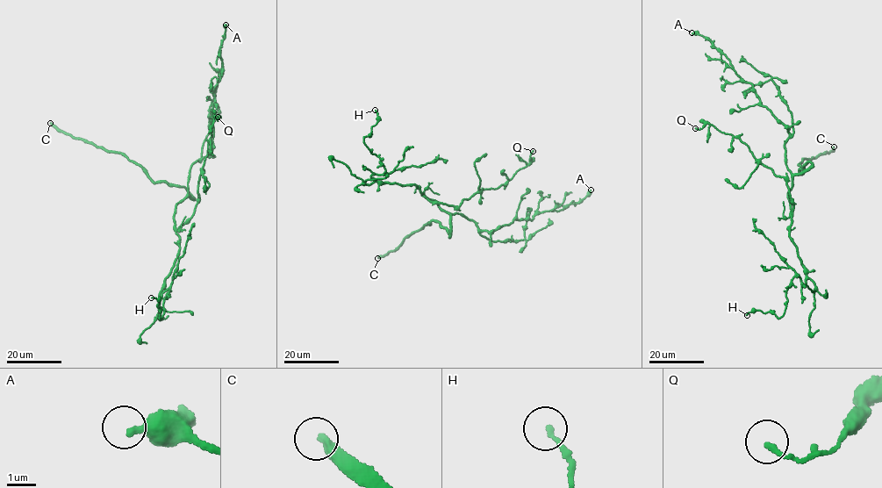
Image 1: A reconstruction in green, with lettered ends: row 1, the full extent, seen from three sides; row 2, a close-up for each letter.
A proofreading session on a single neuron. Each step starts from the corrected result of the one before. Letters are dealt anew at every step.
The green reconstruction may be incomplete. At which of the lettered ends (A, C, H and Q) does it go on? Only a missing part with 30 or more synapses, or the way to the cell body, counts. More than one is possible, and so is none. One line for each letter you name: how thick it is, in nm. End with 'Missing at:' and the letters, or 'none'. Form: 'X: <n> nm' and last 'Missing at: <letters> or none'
C: 280 nm
Missing at: C

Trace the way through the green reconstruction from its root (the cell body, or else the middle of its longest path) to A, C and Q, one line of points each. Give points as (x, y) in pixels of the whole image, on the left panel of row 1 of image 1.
A: (181, 201), (187, 193), (191, 165), (210, 154), (212, 147), (212, 94), (219, 79), (218, 53), (225, 25)
C: (181, 201), (188, 196), (194, 198), (182, 186), (154, 182), (143, 168), (120, 154), (75, 139), (50, 123)
Q: (181, 201), (174, 216), (175, 230), (191, 216), (198, 201), (198, 182), (212, 124), (218, 117)

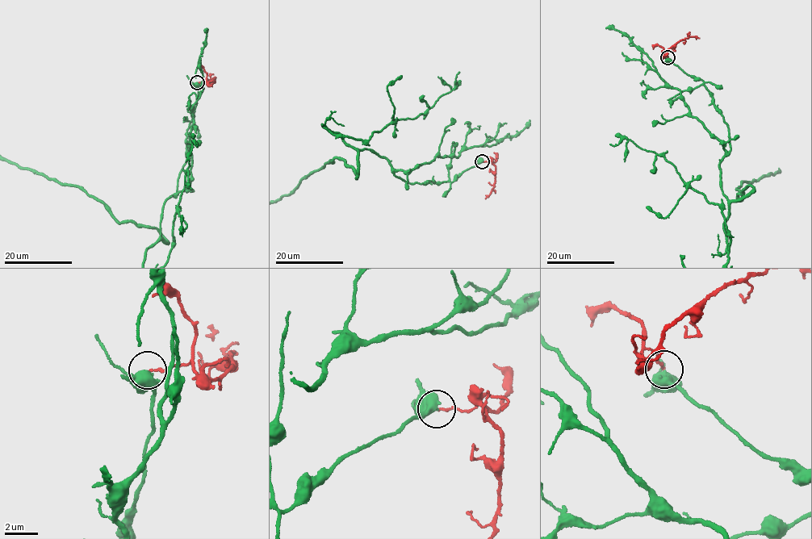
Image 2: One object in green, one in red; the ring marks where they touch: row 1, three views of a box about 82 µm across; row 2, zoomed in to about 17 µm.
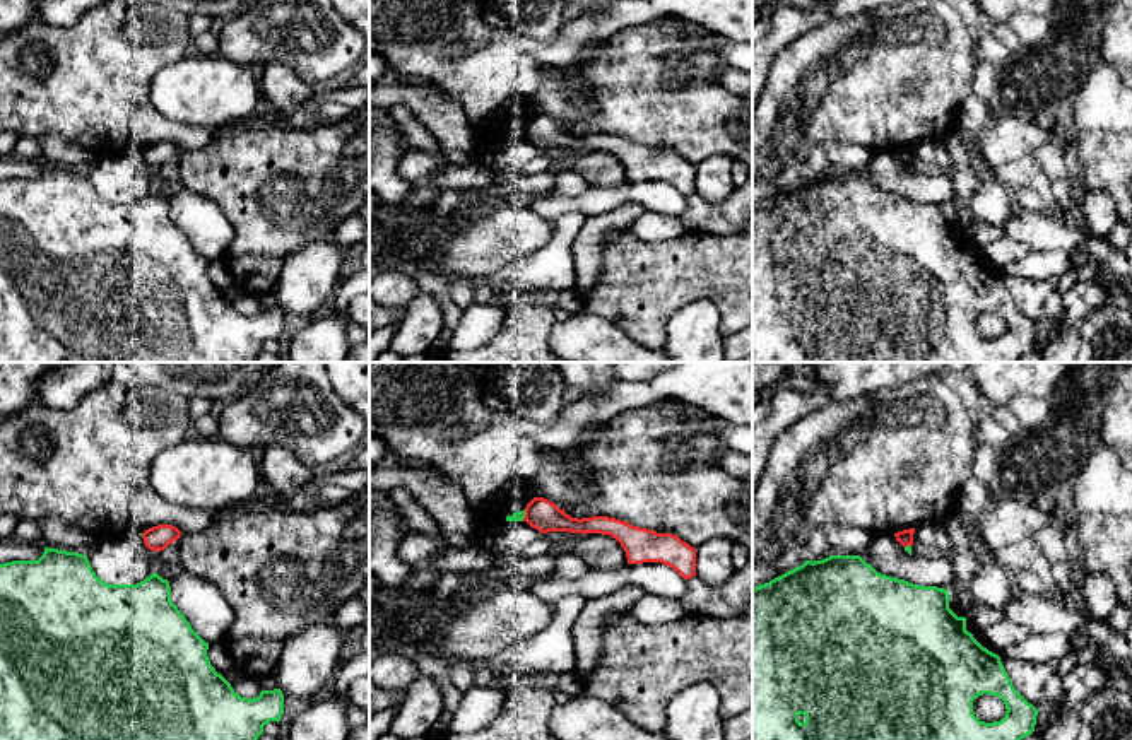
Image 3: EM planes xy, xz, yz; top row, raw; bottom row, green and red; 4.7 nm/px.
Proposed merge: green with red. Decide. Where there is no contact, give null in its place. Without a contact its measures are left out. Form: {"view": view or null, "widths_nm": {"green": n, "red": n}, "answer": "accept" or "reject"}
{"view": "xz", "widths_nm": {"green": 50, "red": 150}, "answer": "reject"}

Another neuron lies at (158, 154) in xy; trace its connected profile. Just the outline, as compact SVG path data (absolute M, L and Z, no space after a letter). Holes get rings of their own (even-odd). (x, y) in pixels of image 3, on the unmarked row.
M157 142L142 150L144 161L152 169L164 167L169 161L178 157L181 154L181 149L173 142Z

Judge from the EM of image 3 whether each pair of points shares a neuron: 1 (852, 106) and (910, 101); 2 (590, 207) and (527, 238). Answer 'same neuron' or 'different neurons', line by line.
1: same neuron
2: different neurons

